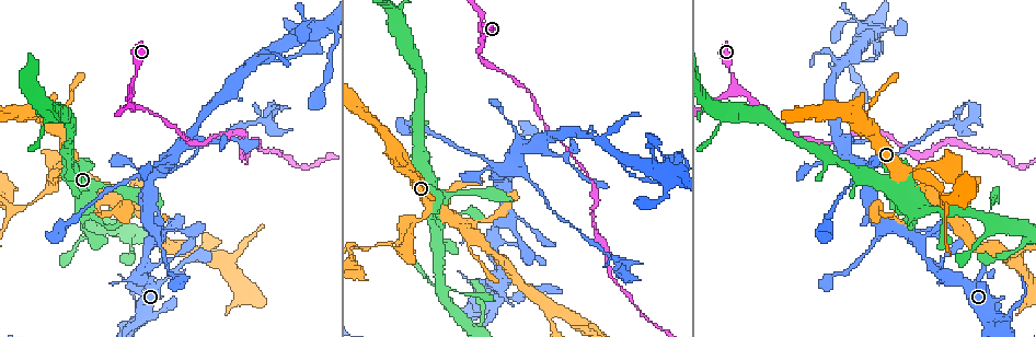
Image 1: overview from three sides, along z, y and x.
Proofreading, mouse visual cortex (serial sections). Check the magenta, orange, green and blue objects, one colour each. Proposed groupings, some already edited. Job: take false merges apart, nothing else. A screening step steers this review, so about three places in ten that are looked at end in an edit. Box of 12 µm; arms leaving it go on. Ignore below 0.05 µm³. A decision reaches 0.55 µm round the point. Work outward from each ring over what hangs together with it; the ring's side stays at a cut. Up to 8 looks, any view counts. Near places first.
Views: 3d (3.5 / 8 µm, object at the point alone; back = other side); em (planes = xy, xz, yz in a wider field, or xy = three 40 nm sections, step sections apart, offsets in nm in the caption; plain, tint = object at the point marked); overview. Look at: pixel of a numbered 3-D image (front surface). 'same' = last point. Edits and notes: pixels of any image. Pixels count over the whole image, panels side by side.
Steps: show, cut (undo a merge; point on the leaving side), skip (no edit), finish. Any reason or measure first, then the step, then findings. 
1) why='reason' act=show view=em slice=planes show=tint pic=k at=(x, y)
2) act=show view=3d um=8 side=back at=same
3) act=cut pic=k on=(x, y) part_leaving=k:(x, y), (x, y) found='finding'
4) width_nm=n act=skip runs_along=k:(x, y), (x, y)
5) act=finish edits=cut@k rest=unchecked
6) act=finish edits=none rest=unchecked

why='a fork' act=show view=3d um=3.5 pic=1 at=(915, 171)

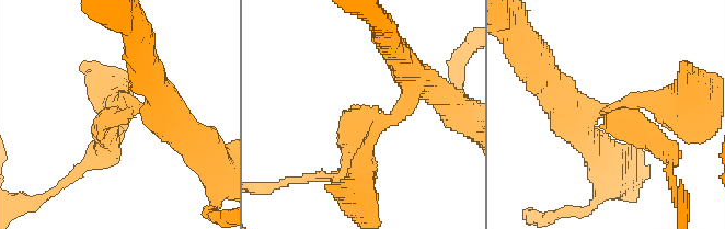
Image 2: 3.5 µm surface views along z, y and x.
act=show view=em slice=planes show=tint pic=2 at=(134, 112)

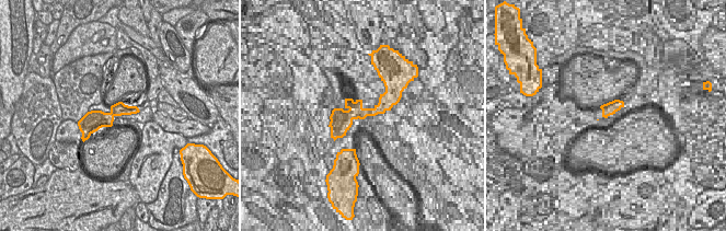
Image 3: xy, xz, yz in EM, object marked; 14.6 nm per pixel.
why='cut it another way' act=show view=em slice=xy step=3 show=tint at=same

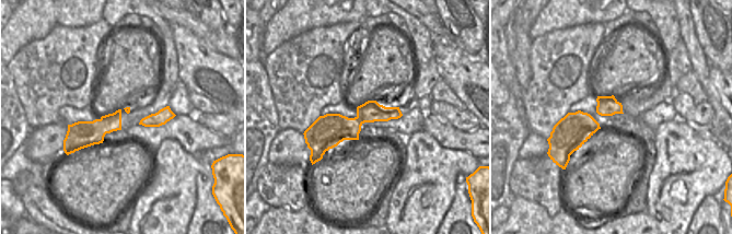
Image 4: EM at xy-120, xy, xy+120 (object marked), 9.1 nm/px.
act=cut pic=2 on=(620, 133) part_leaving=2:(610, 114), (635, 117), (669, 168) found='two cells meet here'

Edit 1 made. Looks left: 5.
act=show view=overview

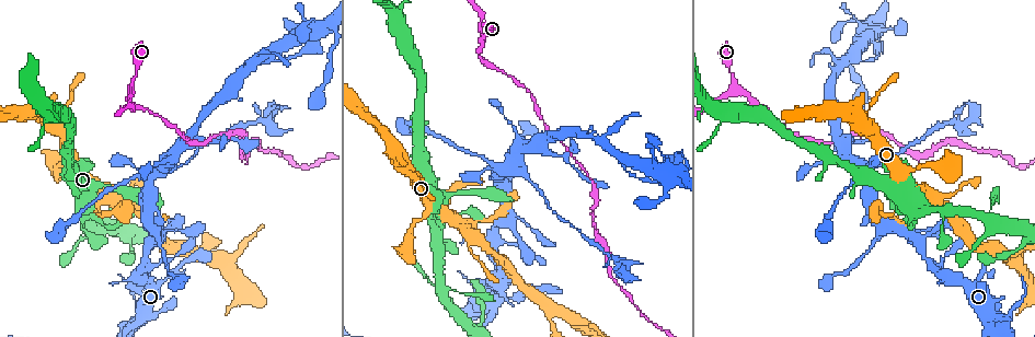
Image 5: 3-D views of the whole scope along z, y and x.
why='thick turns thin' act=show view=3d um=3.5 pic=5 at=(181, 263)

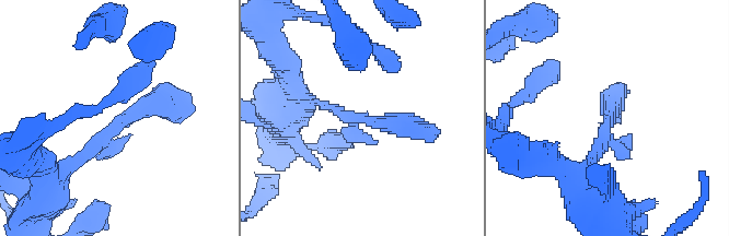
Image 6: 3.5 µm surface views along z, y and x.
arm_widths_nm=150,300 act=show view=em slice=xy step=1 show=plain pic=6 at=(607, 123)

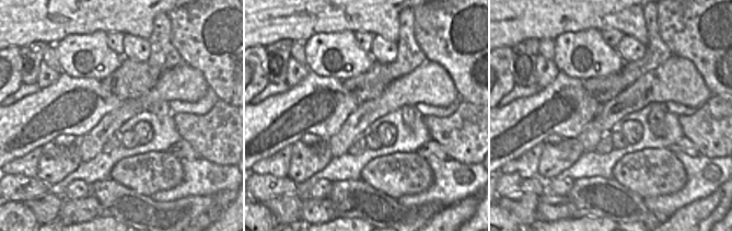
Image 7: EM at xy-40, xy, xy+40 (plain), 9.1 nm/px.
why='with the object marked' act=show view=em slice=xy step=1 show=tint at=same

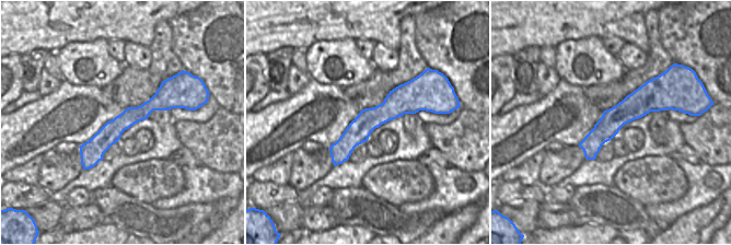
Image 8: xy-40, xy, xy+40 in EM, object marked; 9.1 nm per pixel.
act=skip found='all the same cell'

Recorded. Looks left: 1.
why='thin neck' act=show view=3d um=3.5 side=back pic=5 at=(484, 36)

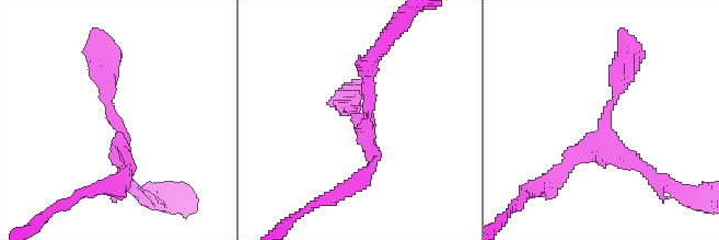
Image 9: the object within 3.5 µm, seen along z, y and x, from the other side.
act=skip runs_along=9:(621, 65), (604, 128), (554, 179) found='all the same cell'

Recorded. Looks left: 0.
act=finish edits=cut@2 rest=unchecked

